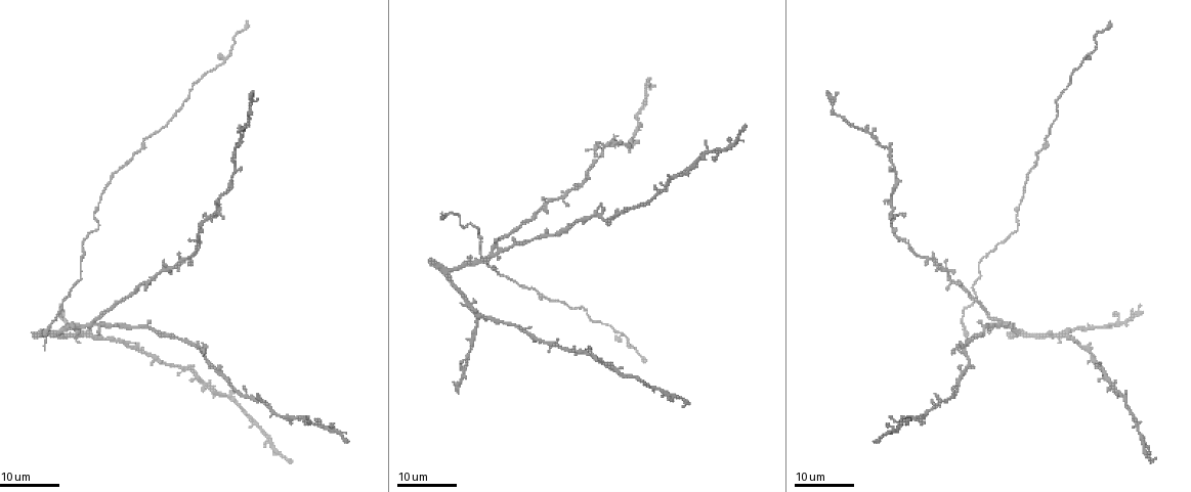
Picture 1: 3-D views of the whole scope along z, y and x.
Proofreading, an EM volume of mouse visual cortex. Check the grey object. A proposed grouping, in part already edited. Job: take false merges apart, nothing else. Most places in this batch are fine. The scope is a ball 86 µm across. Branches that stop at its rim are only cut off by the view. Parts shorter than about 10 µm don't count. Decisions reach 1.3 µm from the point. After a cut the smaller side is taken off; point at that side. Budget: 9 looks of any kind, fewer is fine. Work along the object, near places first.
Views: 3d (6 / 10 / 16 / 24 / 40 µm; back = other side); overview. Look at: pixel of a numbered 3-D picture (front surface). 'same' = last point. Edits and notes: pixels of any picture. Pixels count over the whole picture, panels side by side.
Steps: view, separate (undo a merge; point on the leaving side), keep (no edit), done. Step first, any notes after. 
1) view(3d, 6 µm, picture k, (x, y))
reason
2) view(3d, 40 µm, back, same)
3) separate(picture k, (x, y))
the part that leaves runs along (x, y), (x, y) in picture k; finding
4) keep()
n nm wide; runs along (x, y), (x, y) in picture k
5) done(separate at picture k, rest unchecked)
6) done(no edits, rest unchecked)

view(3d, 24 µm, picture 1, (975, 296))

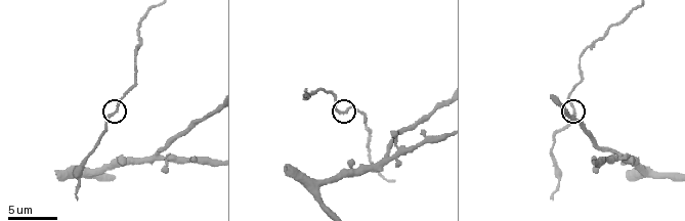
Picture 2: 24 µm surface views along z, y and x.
view(3d, 10 µm, picture 2, (117, 110))

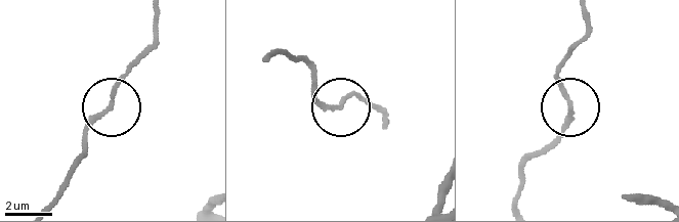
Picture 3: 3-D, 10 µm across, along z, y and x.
keep()
190 nm wide; all the same neuron

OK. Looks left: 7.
view(3d, 24 µm, picture 1, (82, 332))
a fork

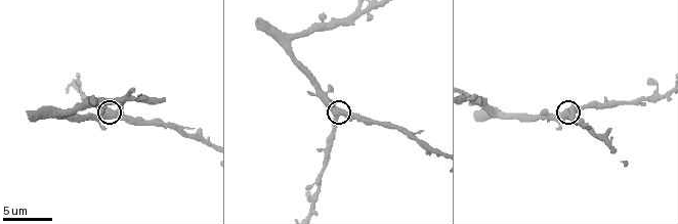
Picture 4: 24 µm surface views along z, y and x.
view(3d, 6 µm, picture 4, (112, 110))

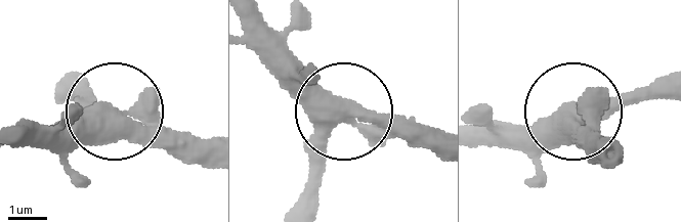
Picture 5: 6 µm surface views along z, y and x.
keep()
runs along (254, 26), (339, 114), (306, 188) in picture 5; one neuron here

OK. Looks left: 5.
view(3d, 6 µm, picture 2, (595, 141))

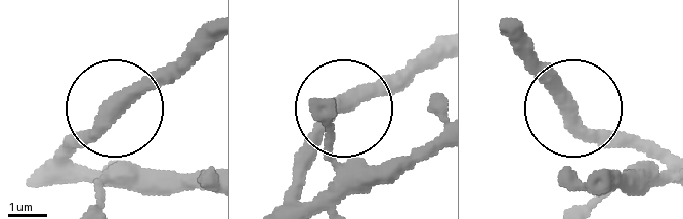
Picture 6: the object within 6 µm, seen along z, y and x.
keep()
one neuron here

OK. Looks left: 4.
view(3d, 16 µm, picture 2, (582, 50))
sudden change in width

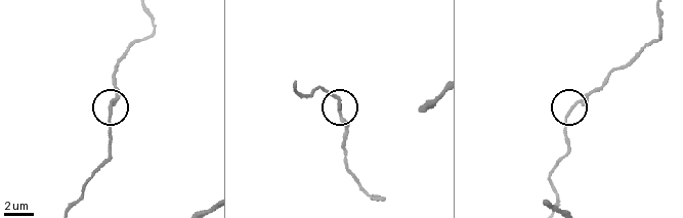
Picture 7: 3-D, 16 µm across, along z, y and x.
keep()
continuous, no second neuron

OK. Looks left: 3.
done(no edits, rest unchecked)

